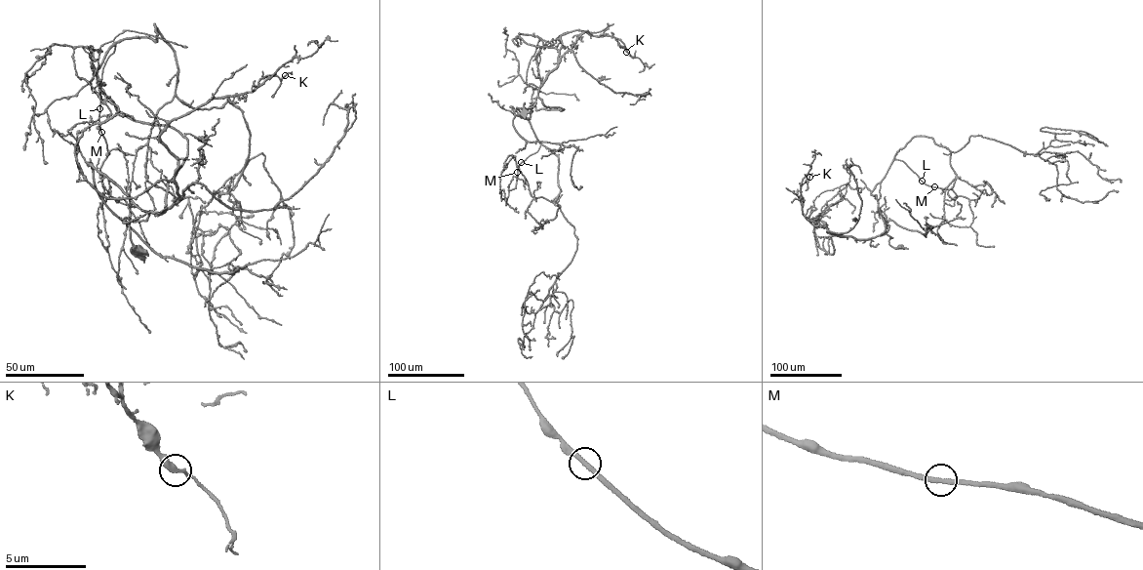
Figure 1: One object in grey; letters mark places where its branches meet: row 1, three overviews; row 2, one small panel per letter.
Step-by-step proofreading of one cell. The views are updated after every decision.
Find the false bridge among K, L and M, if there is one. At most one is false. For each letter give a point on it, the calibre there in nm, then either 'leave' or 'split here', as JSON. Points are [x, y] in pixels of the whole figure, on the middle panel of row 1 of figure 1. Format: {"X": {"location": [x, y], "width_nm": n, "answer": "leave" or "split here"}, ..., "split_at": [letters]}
{"K": {"location": [626, 52], "width_nm": 280, "answer": "leave"}, "L": {"location": [521, 162], "width_nm": 260, "answer": "leave"}, "M": {"location": [517, 172], "width_nm": 280, "answer": "leave"}, "split_at": []}

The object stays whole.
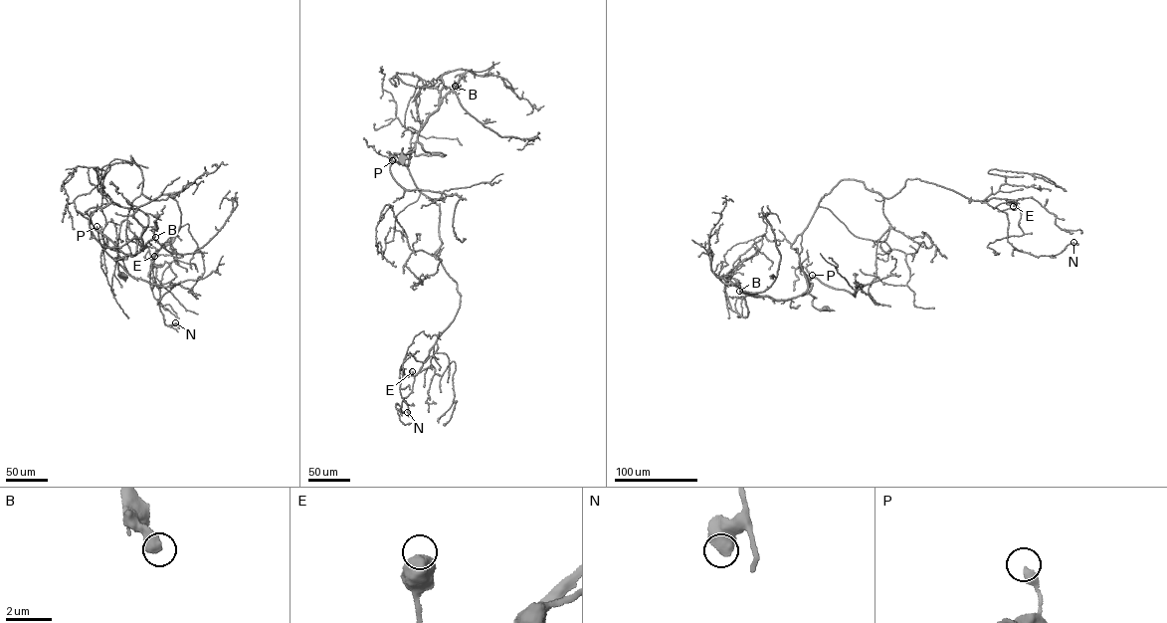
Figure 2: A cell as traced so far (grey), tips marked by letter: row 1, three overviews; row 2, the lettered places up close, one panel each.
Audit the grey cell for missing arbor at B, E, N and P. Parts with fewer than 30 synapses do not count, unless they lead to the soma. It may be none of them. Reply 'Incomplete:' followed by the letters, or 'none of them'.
Incomplete: B

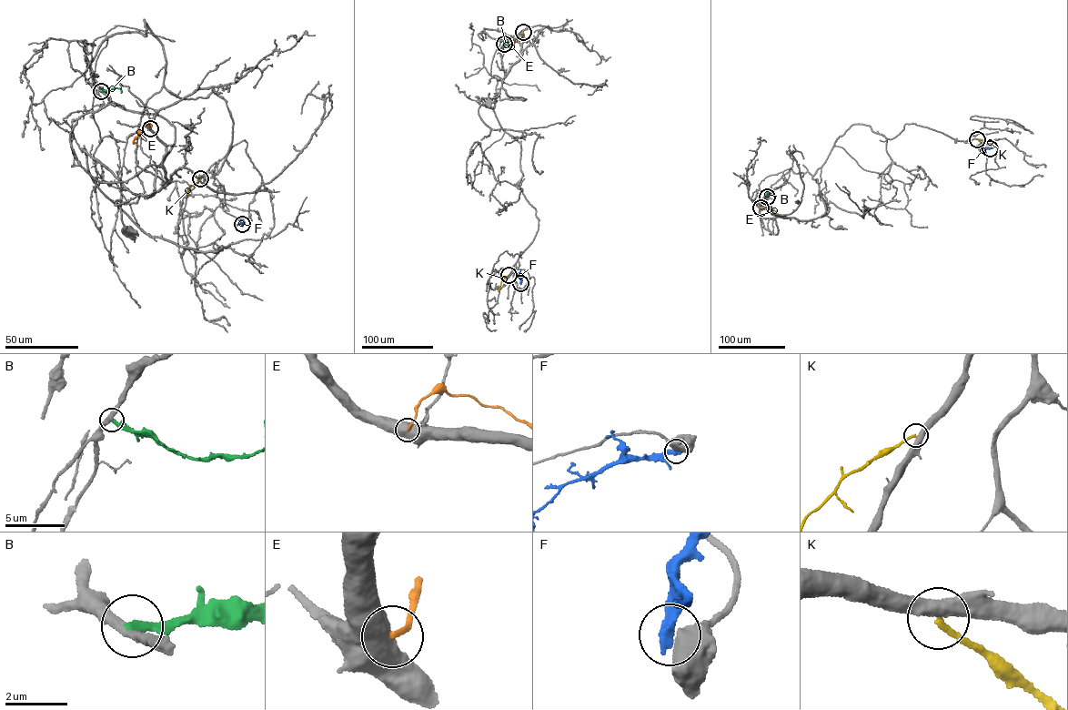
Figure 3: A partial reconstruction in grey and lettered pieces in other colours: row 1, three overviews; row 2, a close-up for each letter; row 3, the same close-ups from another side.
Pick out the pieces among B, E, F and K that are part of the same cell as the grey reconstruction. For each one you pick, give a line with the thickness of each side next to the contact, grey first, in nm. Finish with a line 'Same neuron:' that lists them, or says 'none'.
Same neuron: none

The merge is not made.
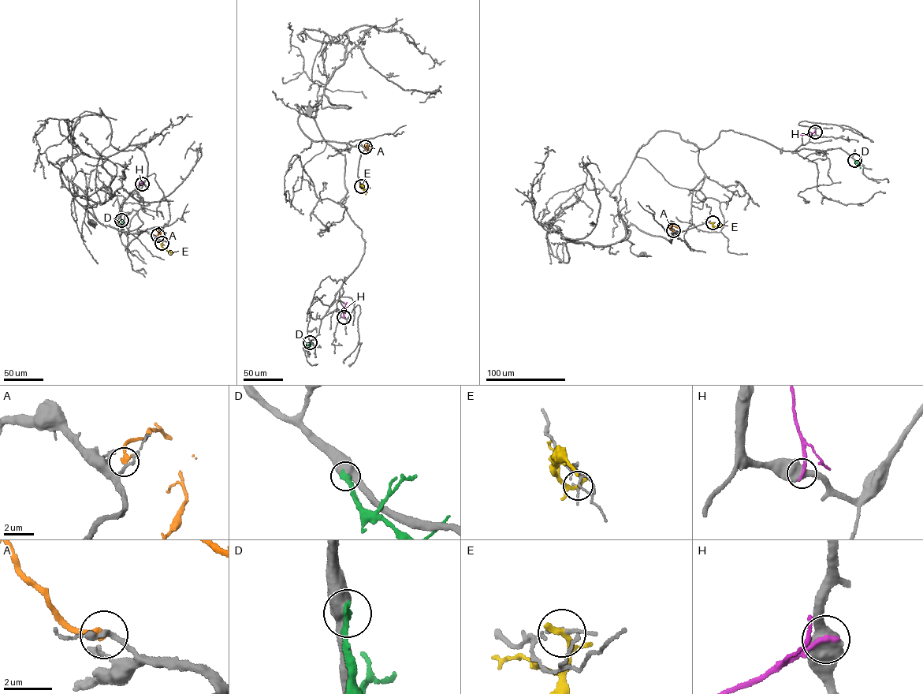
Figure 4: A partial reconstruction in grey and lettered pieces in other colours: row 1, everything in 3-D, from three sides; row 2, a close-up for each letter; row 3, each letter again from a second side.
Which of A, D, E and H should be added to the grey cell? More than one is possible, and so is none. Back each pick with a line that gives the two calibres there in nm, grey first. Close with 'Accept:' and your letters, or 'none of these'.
A: 180 nm thick on the grey side, 280 nm on the other
Accept: A

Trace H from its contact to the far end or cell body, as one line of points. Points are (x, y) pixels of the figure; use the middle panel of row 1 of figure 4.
H: (344, 317), (343, 311), (347, 302)

